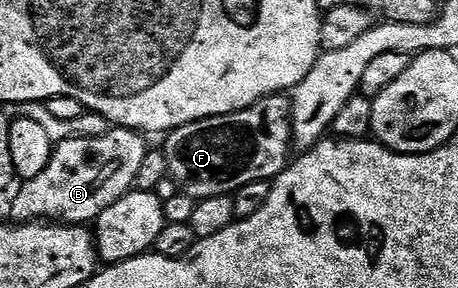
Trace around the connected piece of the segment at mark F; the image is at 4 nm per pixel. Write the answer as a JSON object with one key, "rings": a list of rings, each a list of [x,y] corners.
{"rings":[[[284,93],[264,97],[258,103],[230,115],[218,115],[210,119],[198,120],[172,130],[162,145],[167,160],[168,174],[180,186],[179,190],[195,201],[214,195],[231,195],[238,192],[246,183],[272,181],[290,164],[288,152],[293,152],[292,143],[292,98]]]}

